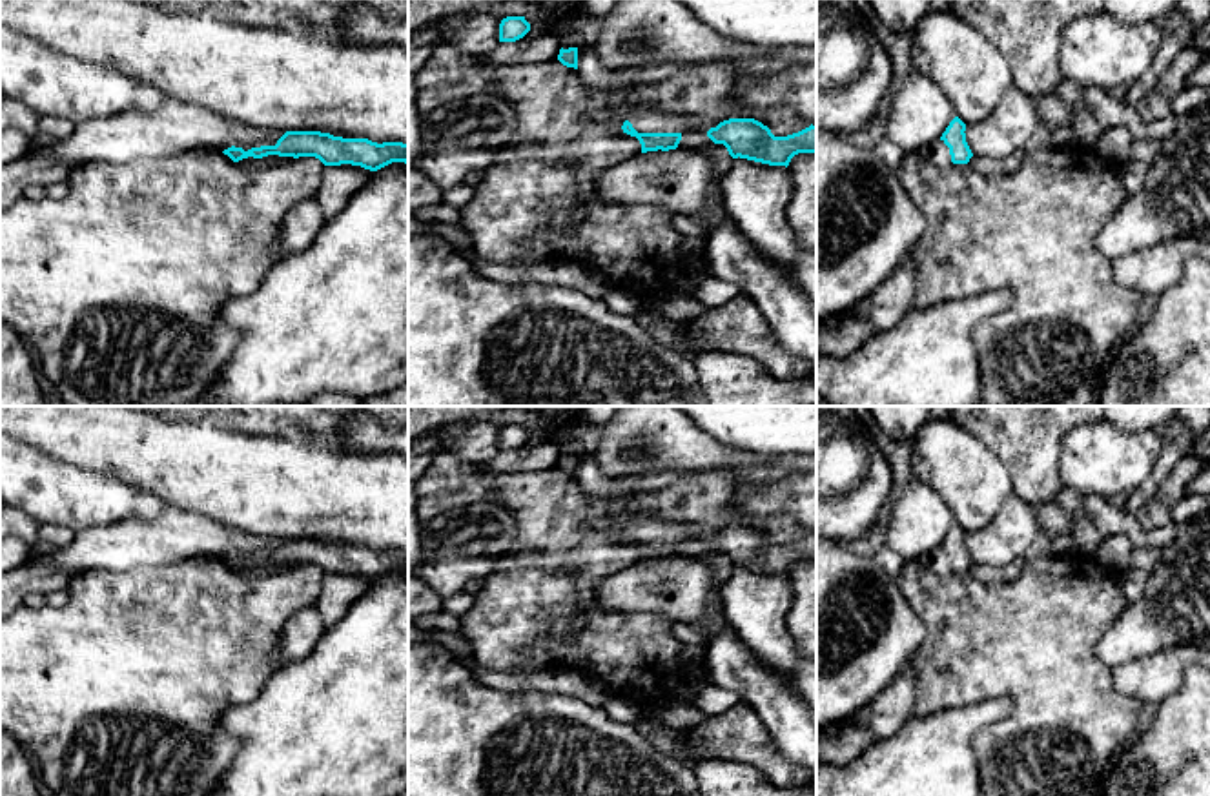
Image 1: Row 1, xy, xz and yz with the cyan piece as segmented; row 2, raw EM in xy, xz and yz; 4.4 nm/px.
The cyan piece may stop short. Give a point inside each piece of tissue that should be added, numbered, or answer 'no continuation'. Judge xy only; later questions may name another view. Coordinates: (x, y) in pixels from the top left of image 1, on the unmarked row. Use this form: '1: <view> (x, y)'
no continuation

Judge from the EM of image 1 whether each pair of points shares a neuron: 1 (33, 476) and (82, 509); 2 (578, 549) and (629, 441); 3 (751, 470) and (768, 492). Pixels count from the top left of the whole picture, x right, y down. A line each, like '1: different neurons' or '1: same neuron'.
1: same neuron
2: different neurons
3: different neurons

